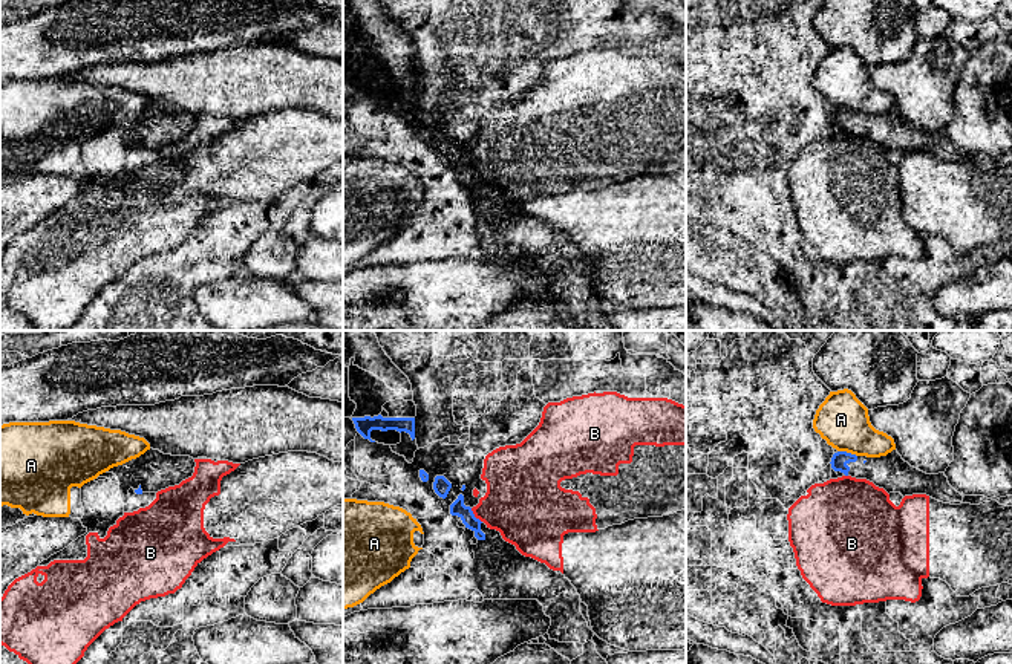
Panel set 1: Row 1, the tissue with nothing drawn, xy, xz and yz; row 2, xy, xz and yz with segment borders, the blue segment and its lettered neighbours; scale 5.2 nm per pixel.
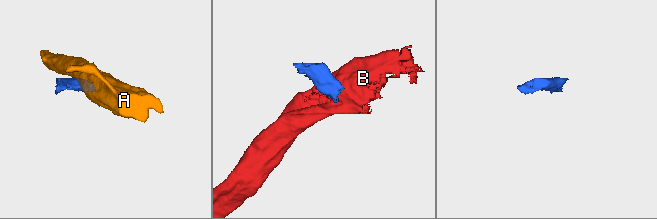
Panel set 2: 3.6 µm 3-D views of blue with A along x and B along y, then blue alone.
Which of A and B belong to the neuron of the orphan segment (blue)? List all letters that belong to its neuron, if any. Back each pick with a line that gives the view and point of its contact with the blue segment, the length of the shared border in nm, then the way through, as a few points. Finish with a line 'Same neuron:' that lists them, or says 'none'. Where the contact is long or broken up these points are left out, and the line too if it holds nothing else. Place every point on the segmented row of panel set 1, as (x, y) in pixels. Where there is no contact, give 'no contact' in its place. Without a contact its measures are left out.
Same neuron: none

